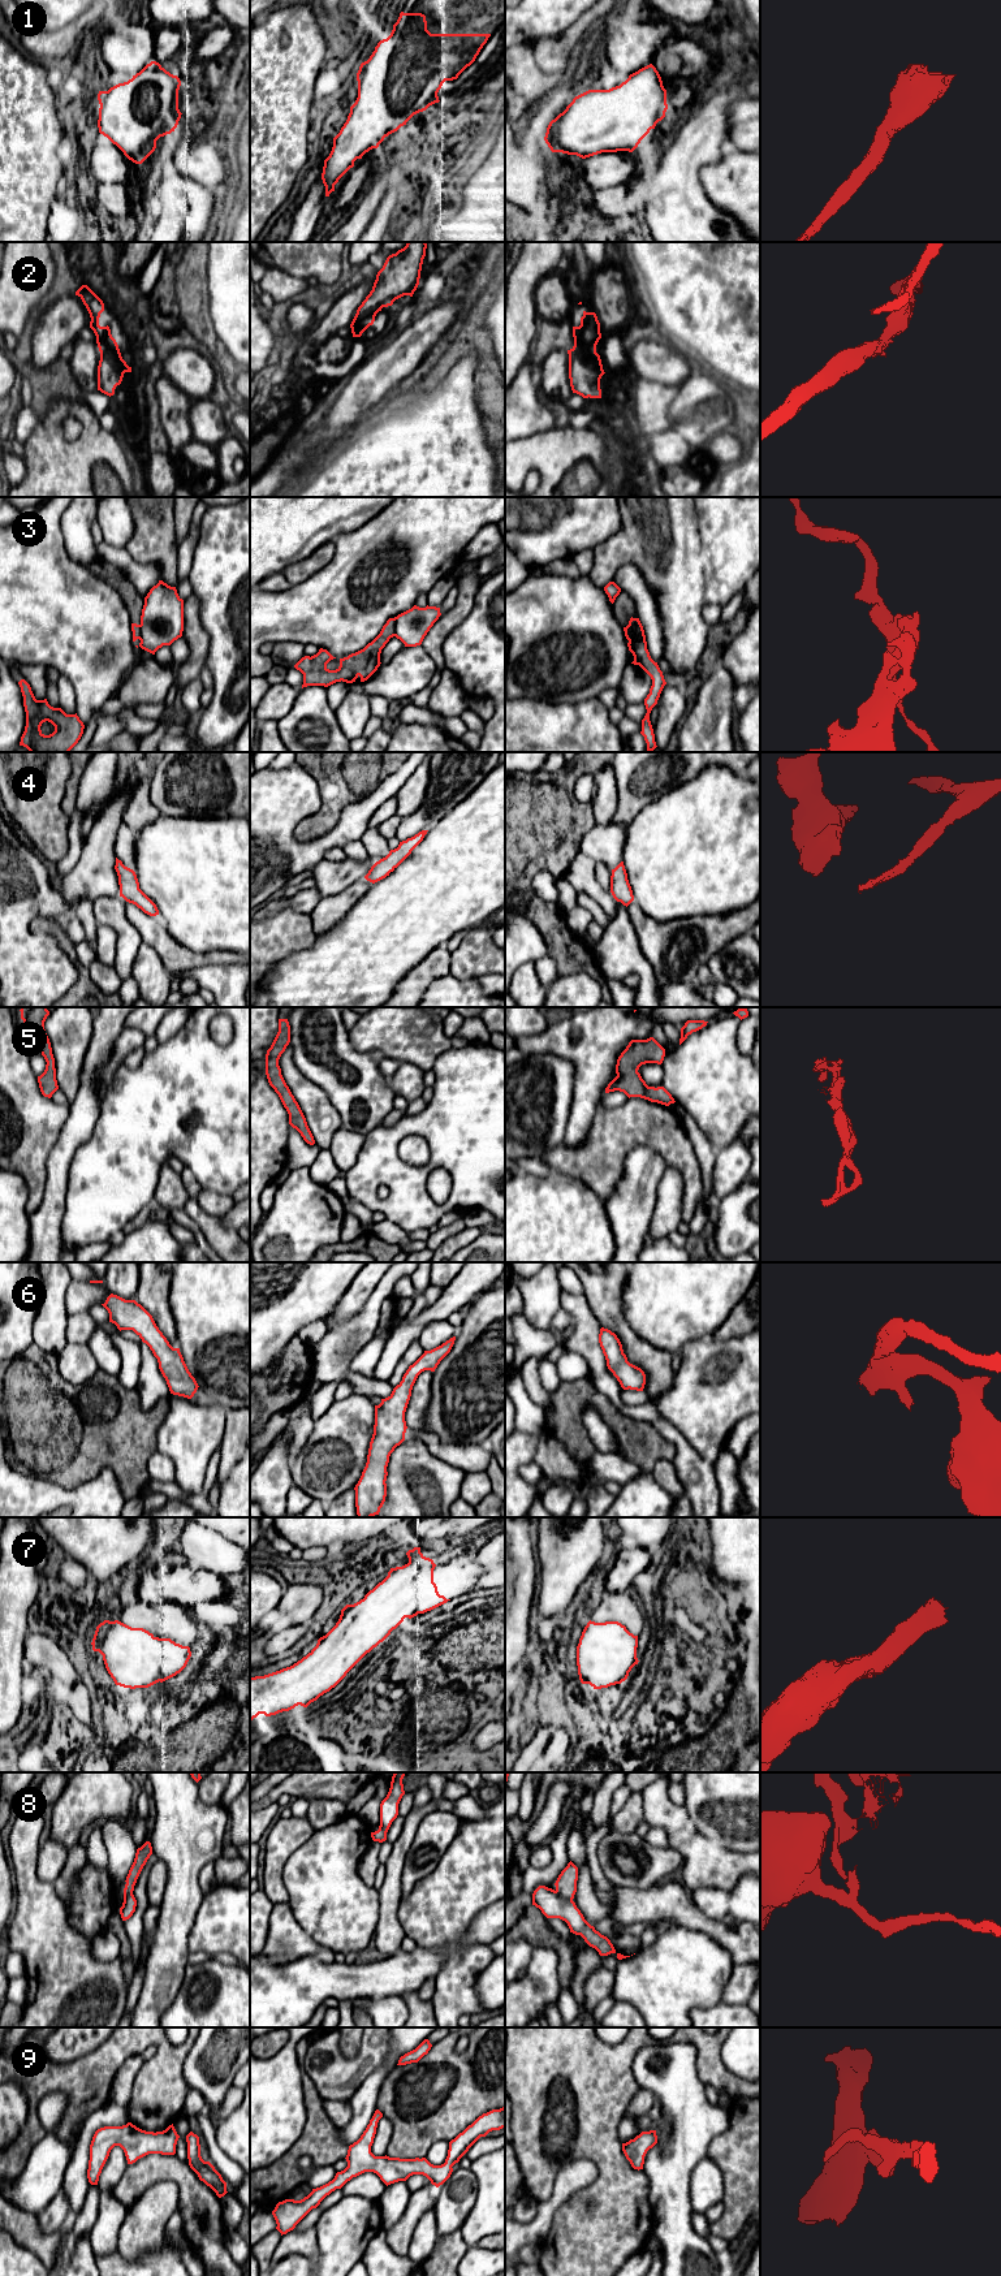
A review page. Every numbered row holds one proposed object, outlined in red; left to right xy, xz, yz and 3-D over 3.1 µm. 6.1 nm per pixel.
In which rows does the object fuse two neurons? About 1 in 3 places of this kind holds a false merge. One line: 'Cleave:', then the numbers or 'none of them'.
Cleave: 2, 3, 8

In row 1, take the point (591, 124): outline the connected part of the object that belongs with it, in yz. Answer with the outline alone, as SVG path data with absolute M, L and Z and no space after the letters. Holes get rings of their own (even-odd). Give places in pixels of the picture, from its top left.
M650 64L630 74L620 86L588 90L575 96L566 109L549 122L544 141L552 152L577 155L582 159L601 152L633 152L665 117L666 109L666 90L659 72Z

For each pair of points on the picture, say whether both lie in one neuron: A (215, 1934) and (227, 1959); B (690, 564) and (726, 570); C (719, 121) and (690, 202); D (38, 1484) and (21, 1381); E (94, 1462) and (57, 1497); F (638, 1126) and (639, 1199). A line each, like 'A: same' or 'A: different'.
A: different
B: different
C: same
D: different
E: different
F: different

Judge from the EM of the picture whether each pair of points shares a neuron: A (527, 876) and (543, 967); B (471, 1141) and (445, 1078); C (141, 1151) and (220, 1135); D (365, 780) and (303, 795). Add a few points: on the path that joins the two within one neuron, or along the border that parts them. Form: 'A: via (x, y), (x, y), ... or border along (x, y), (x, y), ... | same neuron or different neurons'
A: border along (548, 954), (555, 962), (559, 975) | different neurons
B: via (471, 1126), (471, 1104), (461, 1093) | same neuron
C: via (160, 1136), (201, 1135) | same neuron
D: border along (301, 765), (320, 795), (320, 807), (306, 819) | different neurons

